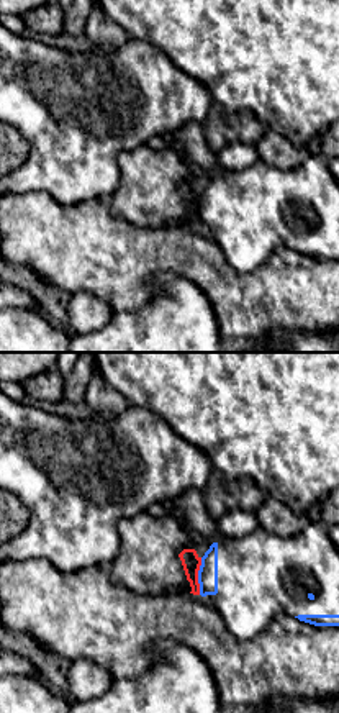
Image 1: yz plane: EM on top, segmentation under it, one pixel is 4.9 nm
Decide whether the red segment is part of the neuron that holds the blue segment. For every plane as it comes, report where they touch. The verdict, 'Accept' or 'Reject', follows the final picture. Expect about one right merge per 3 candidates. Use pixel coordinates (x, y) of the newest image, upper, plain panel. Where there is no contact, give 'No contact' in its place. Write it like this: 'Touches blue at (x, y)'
Touches blue at (198, 208)

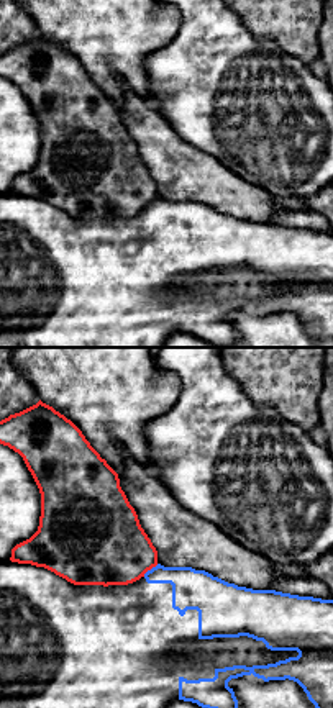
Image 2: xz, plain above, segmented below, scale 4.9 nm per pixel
Touches blue at (151, 202)

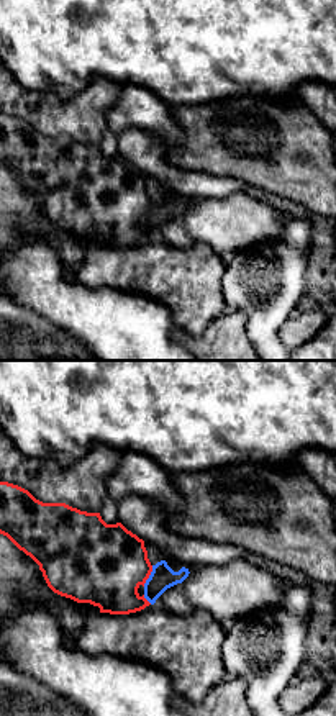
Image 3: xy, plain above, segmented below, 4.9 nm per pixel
Touches blue at (149, 208)

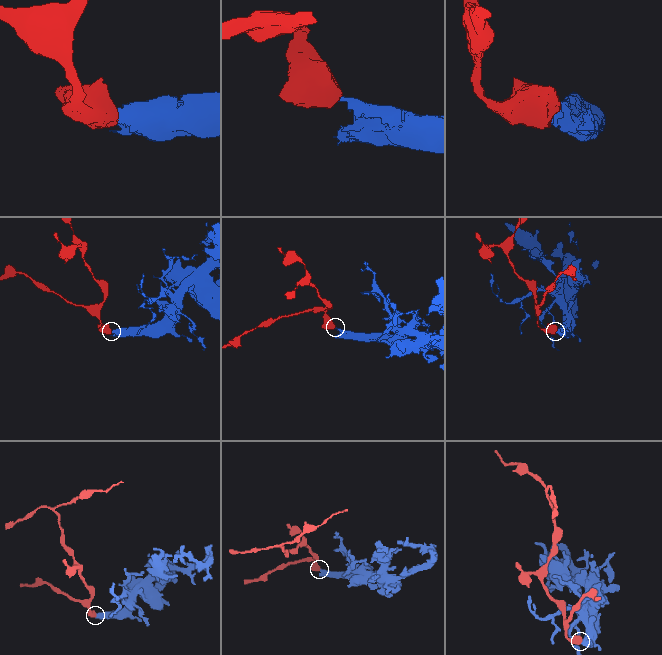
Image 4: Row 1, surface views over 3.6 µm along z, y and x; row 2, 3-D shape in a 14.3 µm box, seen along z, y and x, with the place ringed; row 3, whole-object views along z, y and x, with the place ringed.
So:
Reject

